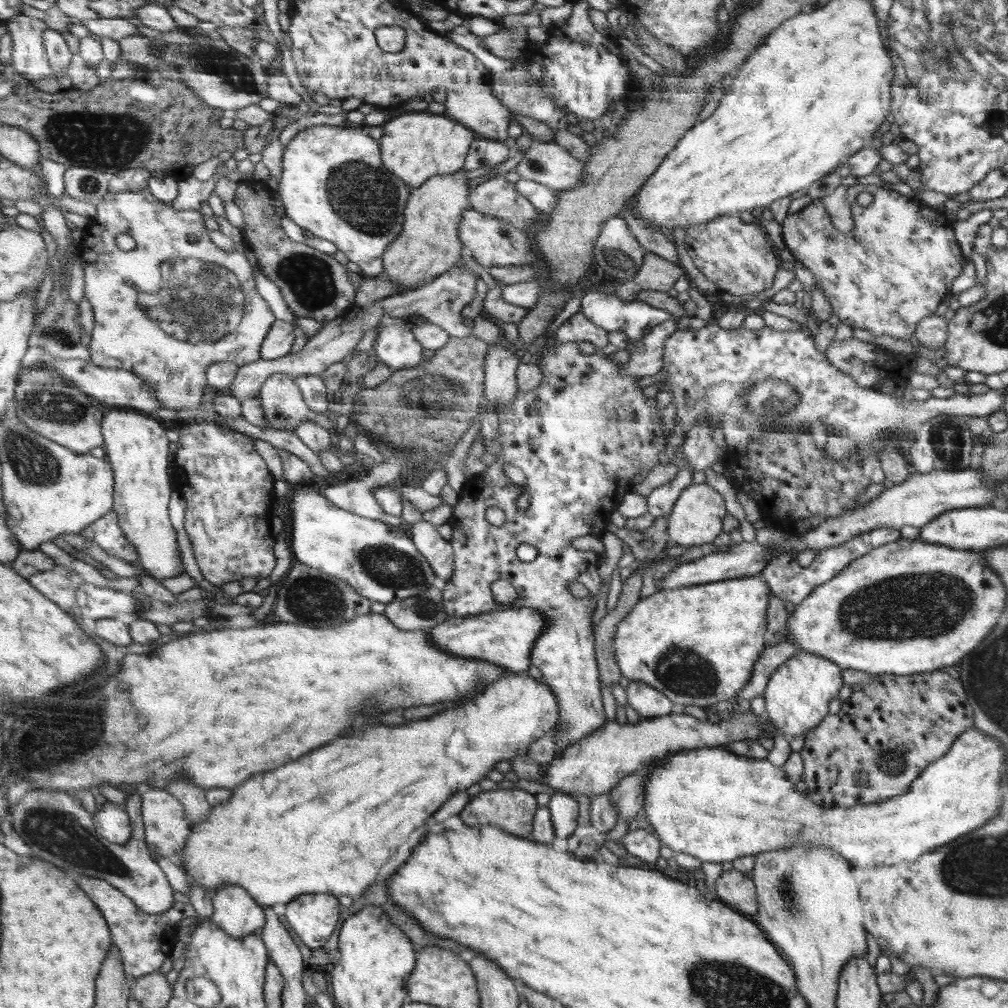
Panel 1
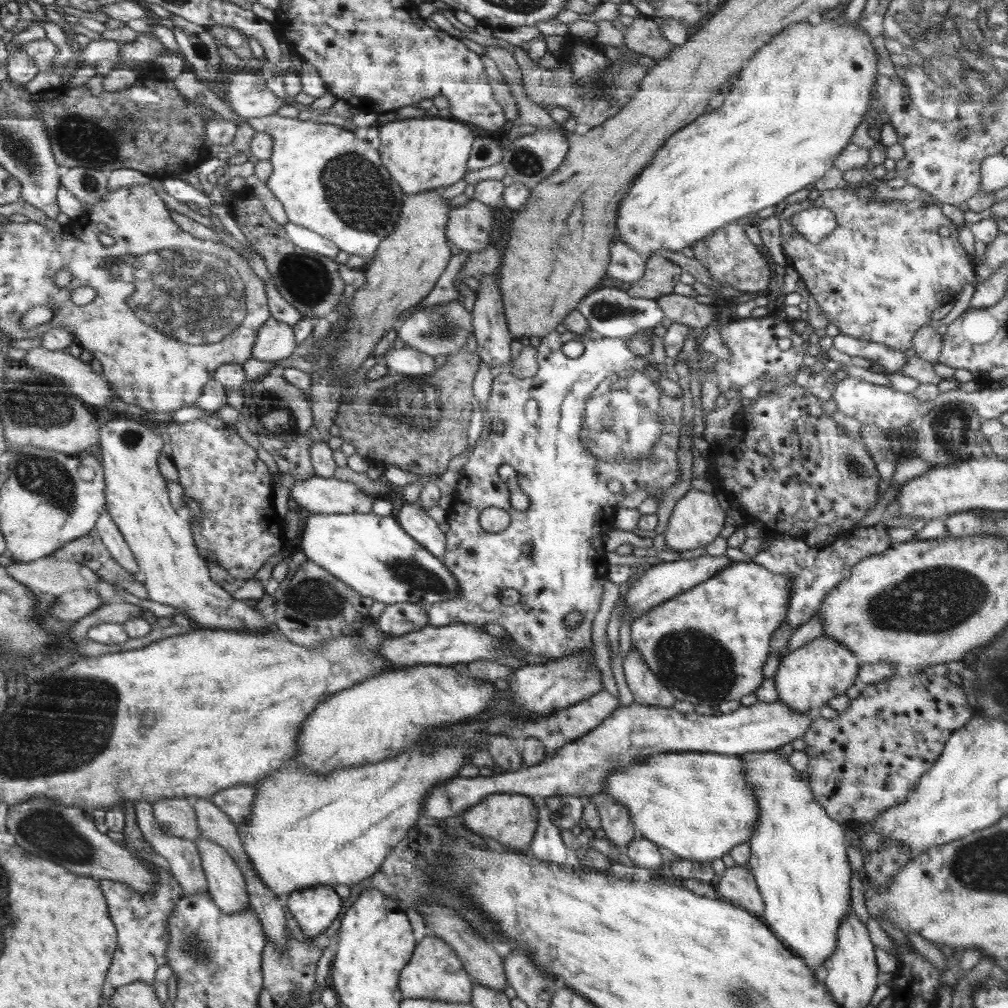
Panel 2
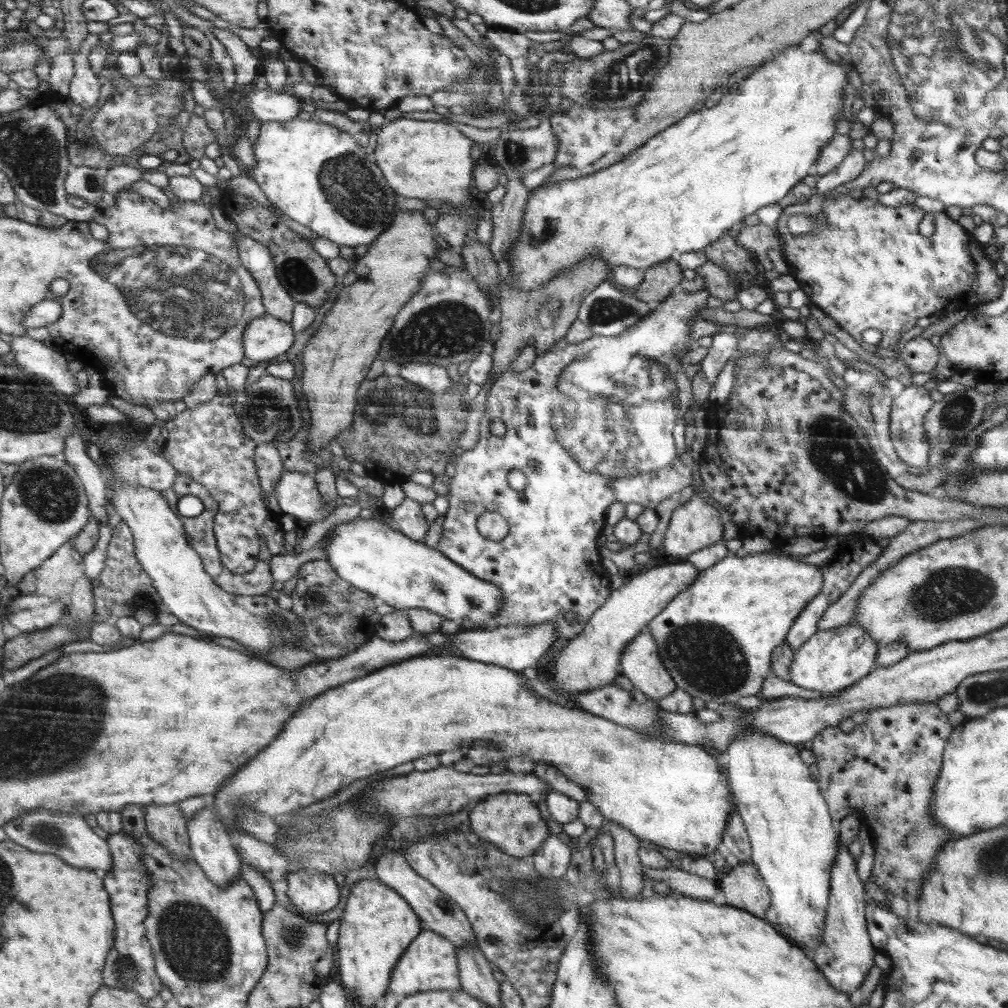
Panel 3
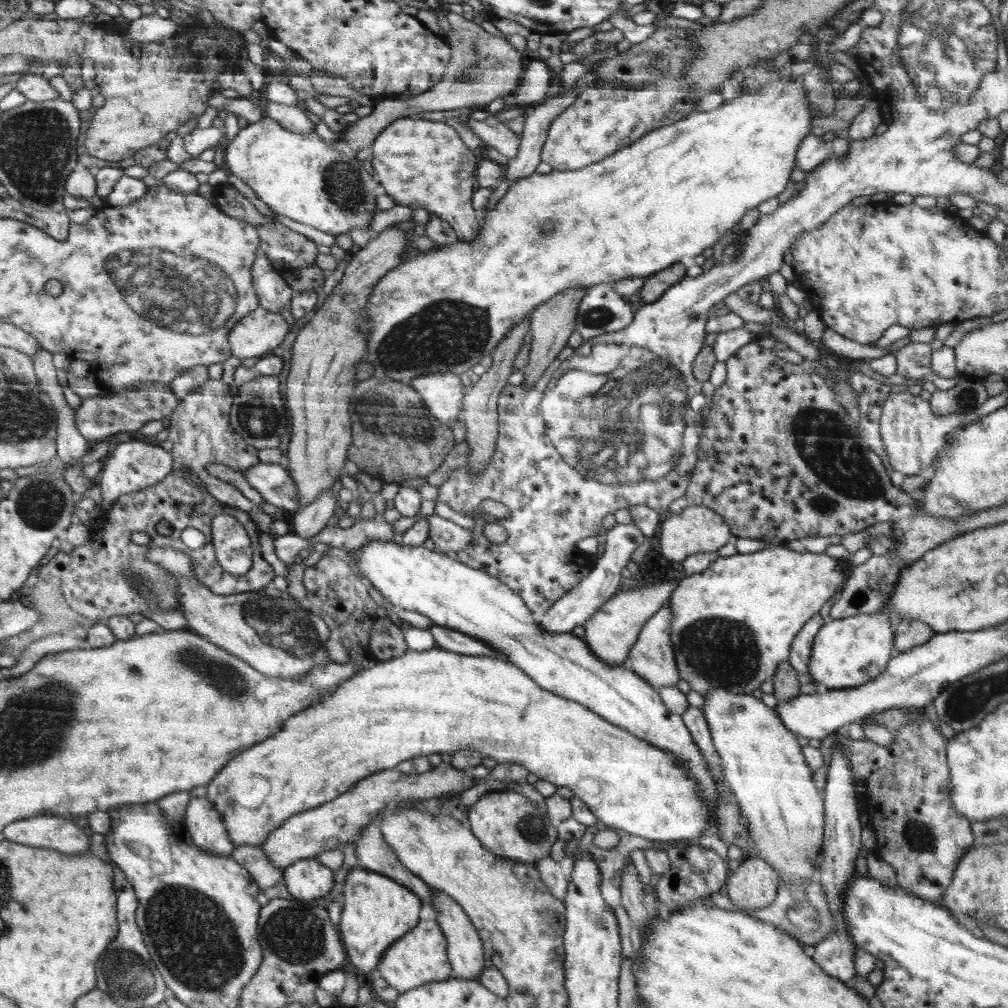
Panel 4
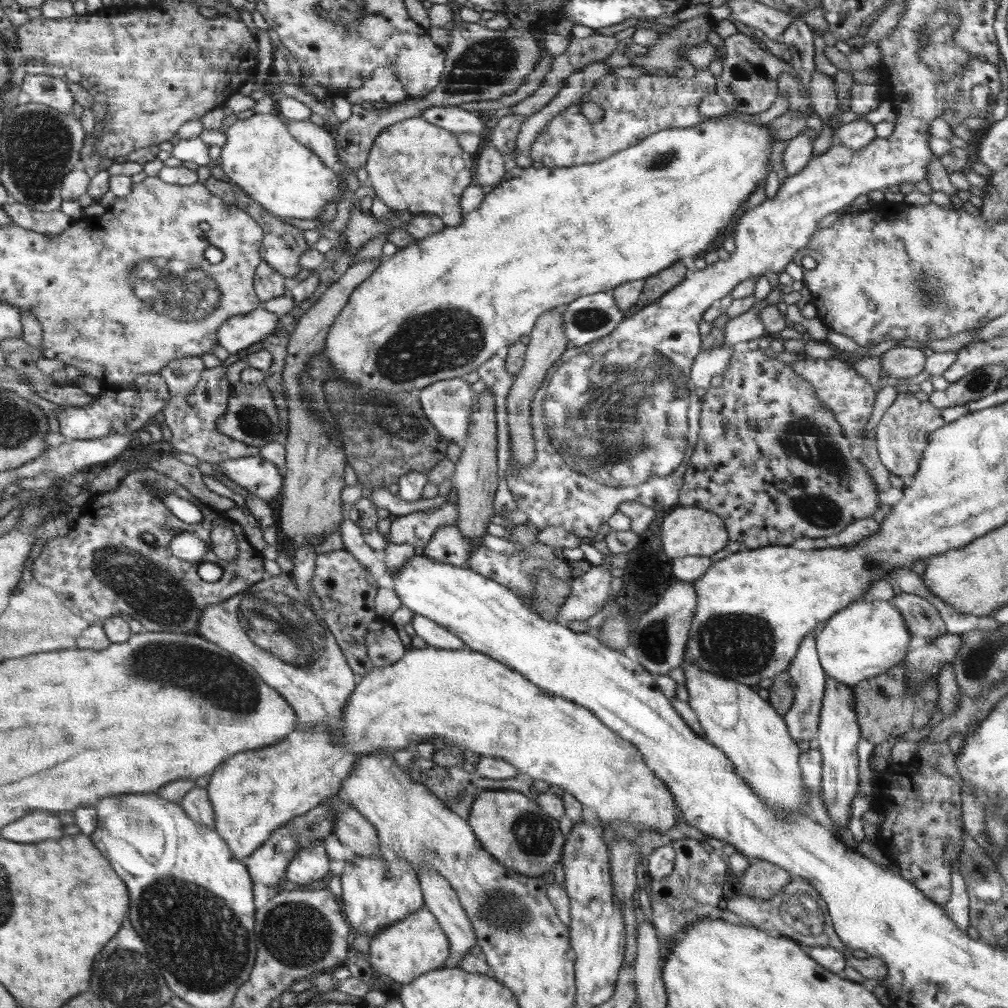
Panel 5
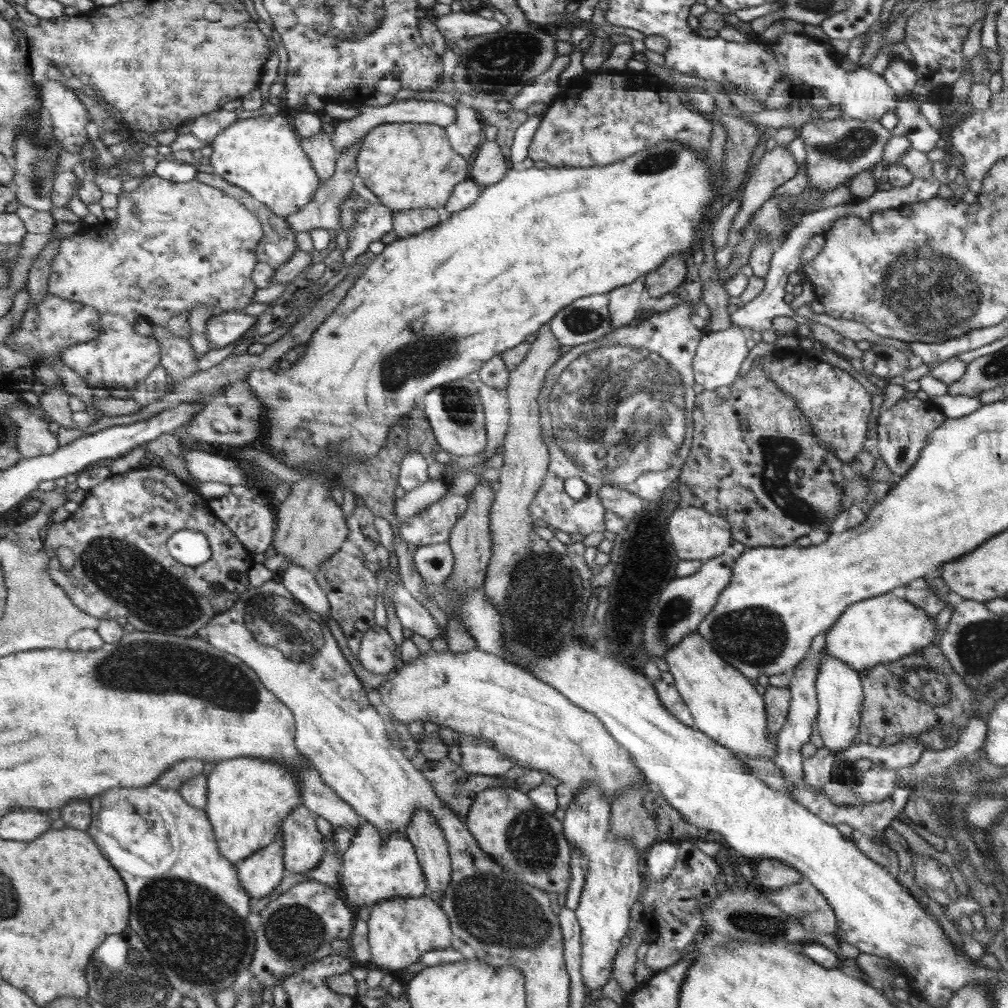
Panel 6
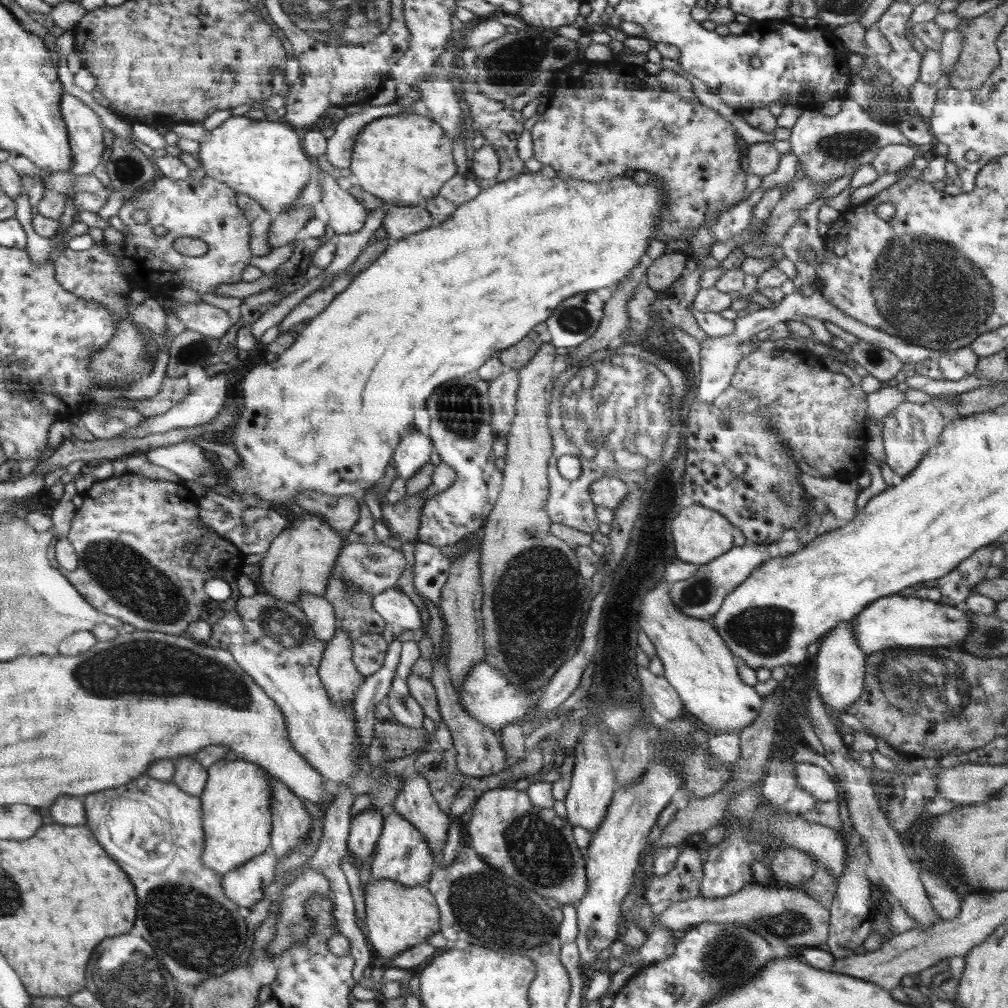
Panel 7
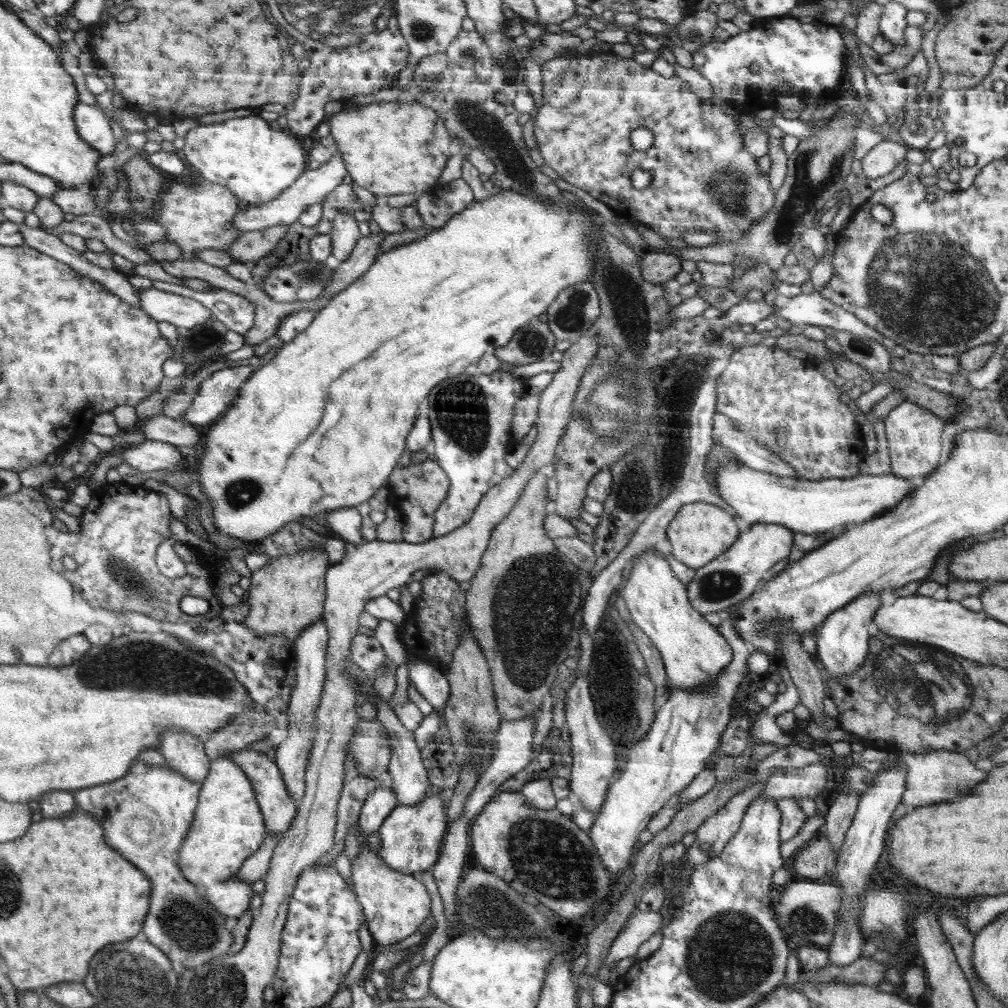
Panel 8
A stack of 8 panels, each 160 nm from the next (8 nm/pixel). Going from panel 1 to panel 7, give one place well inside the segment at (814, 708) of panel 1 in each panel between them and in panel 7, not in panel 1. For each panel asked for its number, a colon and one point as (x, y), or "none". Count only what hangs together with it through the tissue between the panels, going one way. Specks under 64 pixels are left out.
2: (808, 677)
3: (829, 660)
4: (849, 652)
5: (866, 639)
6: (876, 630)
7: (895, 621)

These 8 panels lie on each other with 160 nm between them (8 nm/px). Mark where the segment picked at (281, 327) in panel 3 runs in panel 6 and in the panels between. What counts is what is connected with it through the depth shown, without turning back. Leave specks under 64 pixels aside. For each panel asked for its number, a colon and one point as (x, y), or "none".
4: (259, 332)
5: (245, 329)
6: (223, 328)

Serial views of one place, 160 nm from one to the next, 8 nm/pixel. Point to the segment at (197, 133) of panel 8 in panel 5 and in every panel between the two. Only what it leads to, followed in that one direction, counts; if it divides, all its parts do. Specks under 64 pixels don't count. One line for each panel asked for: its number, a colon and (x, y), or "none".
5: (292, 181)
6: (262, 155)
7: (264, 159)

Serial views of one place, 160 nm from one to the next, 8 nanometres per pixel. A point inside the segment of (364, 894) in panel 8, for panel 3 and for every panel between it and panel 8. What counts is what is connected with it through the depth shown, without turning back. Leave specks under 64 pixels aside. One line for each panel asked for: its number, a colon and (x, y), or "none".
3: (433, 964)
4: (421, 958)
5: (416, 945)
6: (401, 931)
7: (398, 917)

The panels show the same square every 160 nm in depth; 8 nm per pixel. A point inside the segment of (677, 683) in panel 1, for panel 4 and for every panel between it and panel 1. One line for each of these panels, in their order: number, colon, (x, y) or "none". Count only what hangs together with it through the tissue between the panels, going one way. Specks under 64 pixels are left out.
2: (709, 644)
3: (717, 638)
4: (768, 596)

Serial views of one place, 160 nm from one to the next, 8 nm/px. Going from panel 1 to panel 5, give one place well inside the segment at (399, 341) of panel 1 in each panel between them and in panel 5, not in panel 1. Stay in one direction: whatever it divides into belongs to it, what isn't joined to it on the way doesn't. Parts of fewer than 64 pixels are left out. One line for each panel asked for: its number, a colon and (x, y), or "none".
2: (402, 359)
3: (433, 378)
4: (442, 394)
5: (448, 404)

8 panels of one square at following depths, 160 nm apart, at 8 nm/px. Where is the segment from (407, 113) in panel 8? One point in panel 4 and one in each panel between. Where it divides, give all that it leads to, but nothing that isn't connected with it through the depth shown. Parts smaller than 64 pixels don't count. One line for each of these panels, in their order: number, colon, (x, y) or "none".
4: (422, 164)
5: (414, 166)
6: (408, 165)
7: (404, 159)

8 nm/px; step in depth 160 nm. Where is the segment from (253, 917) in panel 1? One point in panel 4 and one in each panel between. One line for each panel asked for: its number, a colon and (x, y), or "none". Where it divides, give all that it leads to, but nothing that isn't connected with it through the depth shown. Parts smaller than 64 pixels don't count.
2: (226, 885)
3: (211, 847)
4: (203, 822)

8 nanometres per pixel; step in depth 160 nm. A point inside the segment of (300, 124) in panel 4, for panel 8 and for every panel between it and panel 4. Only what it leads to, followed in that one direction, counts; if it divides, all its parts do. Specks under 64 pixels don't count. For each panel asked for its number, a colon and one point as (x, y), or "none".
5: (318, 138)
6: (321, 149)
7: (346, 215)
8: (344, 234)

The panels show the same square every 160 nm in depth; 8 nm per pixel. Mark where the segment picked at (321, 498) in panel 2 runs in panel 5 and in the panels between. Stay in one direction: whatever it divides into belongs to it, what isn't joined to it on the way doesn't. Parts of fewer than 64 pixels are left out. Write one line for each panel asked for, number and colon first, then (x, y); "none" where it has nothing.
3: (297, 494)
4: (271, 480)
5: (259, 476)

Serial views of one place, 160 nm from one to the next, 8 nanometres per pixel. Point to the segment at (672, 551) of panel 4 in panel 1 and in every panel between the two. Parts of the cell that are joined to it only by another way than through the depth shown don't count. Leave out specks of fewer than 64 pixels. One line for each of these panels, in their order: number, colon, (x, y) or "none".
1: (696, 519)
2: (696, 520)
3: (694, 525)

